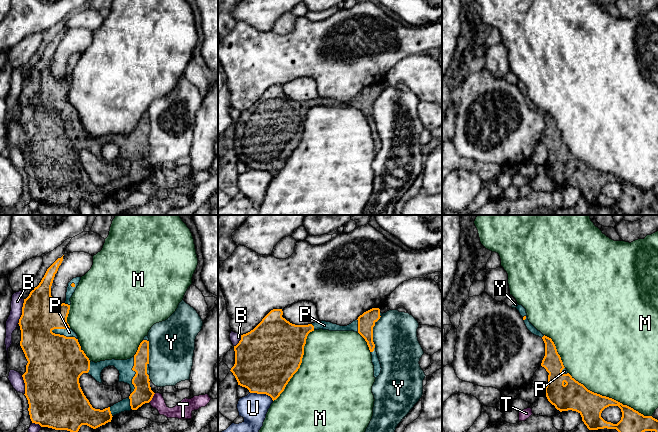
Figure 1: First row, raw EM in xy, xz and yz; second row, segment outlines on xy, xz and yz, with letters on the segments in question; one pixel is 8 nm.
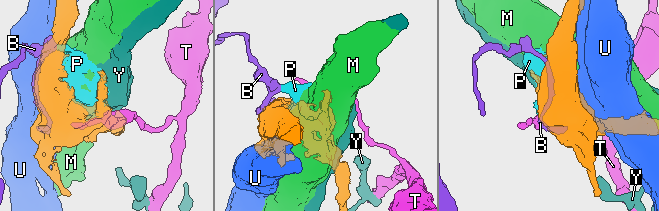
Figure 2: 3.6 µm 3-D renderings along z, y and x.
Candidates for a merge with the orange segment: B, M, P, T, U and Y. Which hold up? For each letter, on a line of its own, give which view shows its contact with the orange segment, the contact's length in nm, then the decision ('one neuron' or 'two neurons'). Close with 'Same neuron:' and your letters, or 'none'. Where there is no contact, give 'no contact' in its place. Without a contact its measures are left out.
B: meets orange in xy; contact 200 nm long; two neurons
M: meets orange in yz; contact 750 nm long; two neurons
P: meets orange in xy; contact 300 nm long; one neuron
T: meets orange in xy; contact 100 nm long; two neurons
U: meets orange in xz; contact 200 nm long; two neurons
Y: meets orange in xz; contact 190 nm long; two neurons
Same neuron: P

